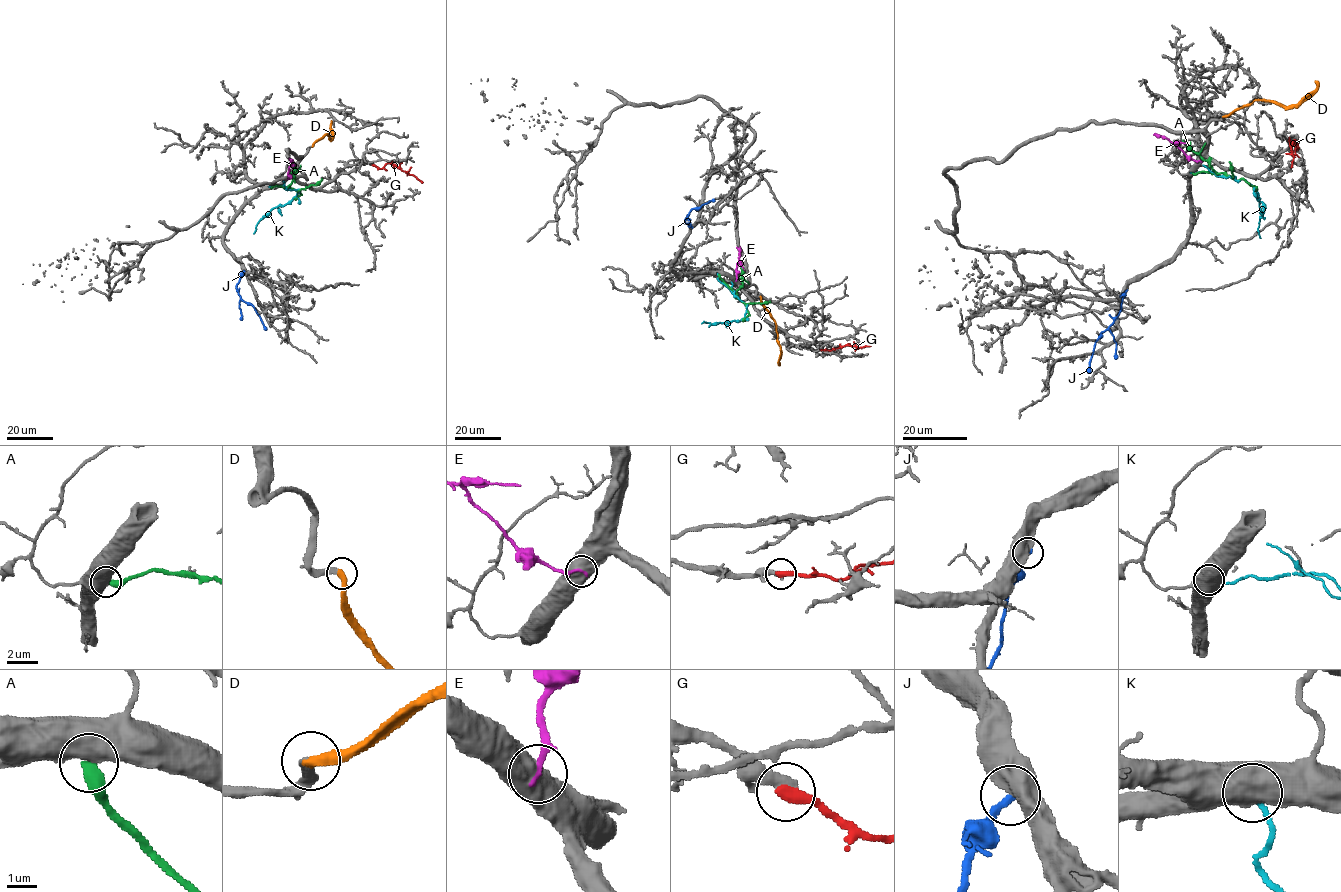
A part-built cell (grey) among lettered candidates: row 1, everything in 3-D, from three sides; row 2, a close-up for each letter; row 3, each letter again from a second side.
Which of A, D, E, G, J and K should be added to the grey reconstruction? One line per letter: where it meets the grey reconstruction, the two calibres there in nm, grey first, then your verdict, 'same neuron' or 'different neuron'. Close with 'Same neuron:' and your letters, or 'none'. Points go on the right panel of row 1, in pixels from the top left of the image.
A: meets grey at (1192, 174); 750 nm thick on the grey side, 440 nm on the other; different neuron
D: meets grey at (1223, 116); 280 nm thick on the grey side, 360 nm on the other; same neuron
E: meets grey at (1200, 161); 750 nm thick on the grey side, 220 nm on the other; different neuron
G: meets grey at (1297, 142); 420 nm thick on the grey side, 440 nm on the other; different neuron
J: meets grey at (1126, 290); 800 nm thick on the grey side, 280 nm on the other; different neuron
K: meets grey at (1191, 172); 800 nm thick on the grey side, 170 nm on the other; different neuron
Same neuron: D

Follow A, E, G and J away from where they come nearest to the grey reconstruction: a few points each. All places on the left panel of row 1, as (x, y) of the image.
A: (271, 187), (305, 189), (321, 178)
E: (288, 178), (291, 162), (288, 159)
G: (373, 165), (382, 168), (387, 163), (395, 164), (422, 182)
J: (243, 271), (236, 286), (238, 294), (254, 307), (266, 329)

